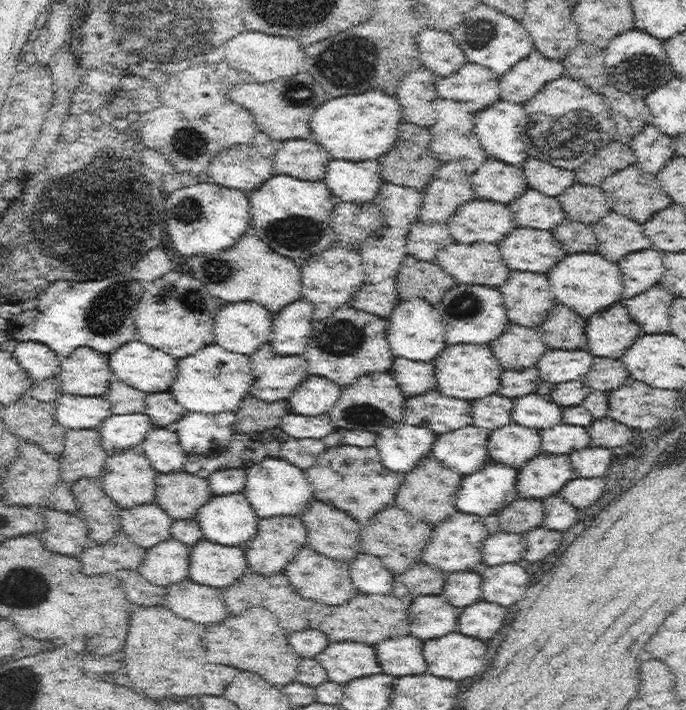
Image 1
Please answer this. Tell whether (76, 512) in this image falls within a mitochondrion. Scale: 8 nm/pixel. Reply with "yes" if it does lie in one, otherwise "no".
no

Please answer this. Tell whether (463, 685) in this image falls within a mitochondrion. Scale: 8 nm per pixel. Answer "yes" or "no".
no

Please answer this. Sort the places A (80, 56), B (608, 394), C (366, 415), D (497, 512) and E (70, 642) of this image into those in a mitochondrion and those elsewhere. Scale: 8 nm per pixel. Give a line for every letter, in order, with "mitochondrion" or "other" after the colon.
A: other
B: other
C: mitochondrion
D: other
E: other

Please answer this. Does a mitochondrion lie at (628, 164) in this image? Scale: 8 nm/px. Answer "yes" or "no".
no

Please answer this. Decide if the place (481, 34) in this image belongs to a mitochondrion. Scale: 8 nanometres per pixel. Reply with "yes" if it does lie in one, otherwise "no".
yes

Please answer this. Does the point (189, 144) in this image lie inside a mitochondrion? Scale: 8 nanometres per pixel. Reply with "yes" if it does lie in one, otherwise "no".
yes

